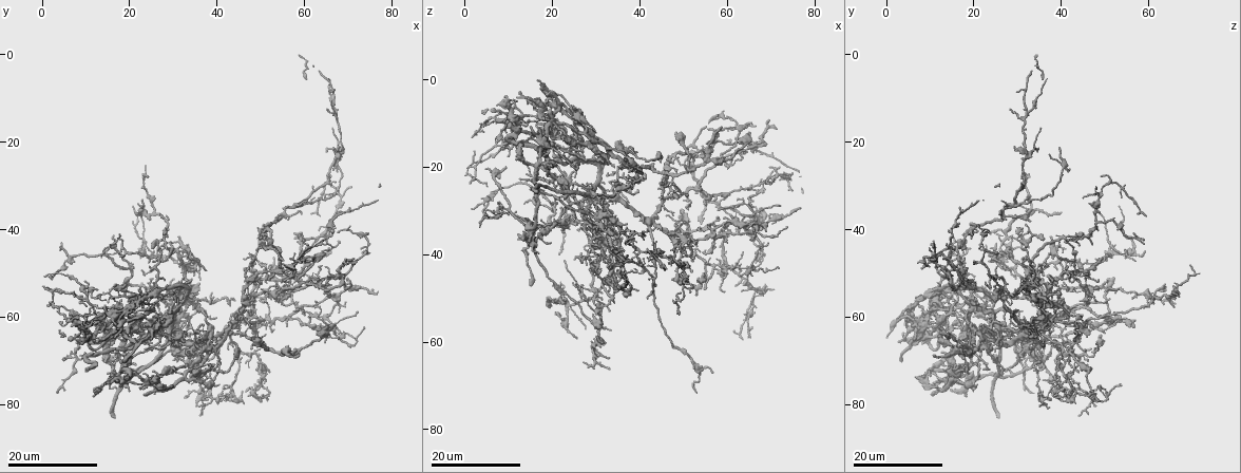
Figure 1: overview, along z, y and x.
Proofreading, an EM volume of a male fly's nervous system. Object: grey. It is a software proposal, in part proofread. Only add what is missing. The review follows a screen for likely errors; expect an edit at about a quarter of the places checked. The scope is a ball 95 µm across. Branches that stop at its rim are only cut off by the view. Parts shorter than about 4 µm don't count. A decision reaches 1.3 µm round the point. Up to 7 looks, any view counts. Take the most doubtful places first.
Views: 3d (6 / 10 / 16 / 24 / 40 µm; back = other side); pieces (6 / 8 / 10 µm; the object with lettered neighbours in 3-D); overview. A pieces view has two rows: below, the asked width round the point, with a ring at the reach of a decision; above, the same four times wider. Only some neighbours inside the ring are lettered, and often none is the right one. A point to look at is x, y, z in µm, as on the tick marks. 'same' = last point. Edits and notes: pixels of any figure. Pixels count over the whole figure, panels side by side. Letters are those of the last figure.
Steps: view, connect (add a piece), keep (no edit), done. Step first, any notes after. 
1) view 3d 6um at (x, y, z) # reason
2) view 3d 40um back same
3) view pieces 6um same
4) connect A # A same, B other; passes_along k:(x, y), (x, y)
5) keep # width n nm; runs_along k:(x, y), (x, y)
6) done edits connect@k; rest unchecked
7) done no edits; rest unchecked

view 3d 24um at (53.0, 46.5, 49.0) # branch stops here

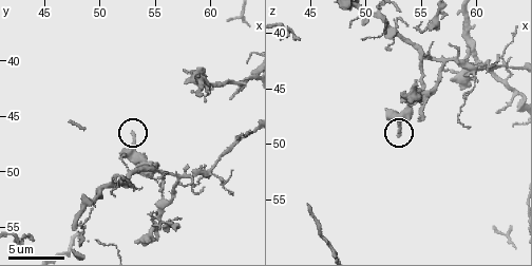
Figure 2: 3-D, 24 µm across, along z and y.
view pieces 10um at (53.0, 46.4, 49.4)

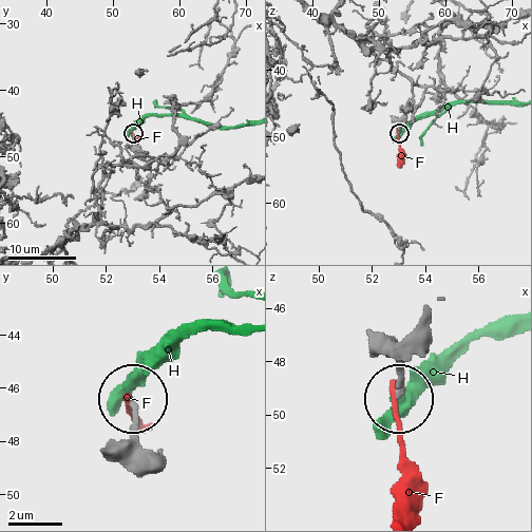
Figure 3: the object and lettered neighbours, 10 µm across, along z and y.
keep # F other, H other; no lettered piece goes on from it

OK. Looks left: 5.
view 3d 16um at (1.0, 57.5, 23.5) # thin end

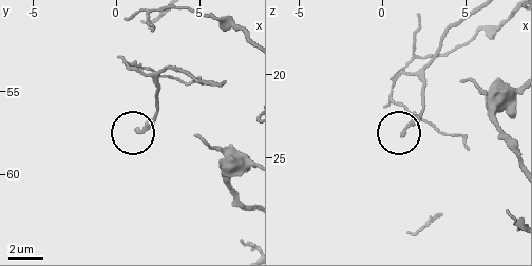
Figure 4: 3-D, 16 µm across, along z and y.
view pieces 10um at (1.2, 57.4, 23.5) # what lies round it

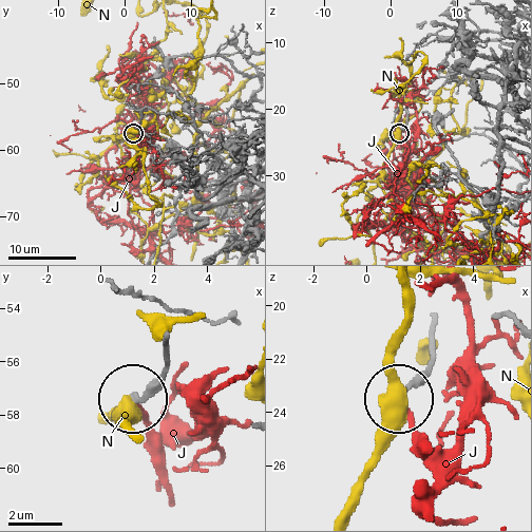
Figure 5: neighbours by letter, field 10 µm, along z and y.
keep # J other, N other; runs_along 5:(169, 346), (167, 366), (135, 400); no lettered piece goes on from it

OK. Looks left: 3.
view 3d 10um at (43.8, 56.2, 40.4) # free end

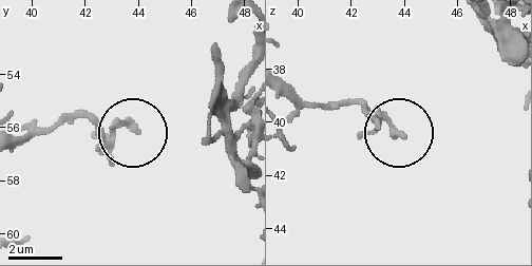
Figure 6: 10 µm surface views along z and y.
view pieces 10um at (43.8, 56.1, 40.4) # see the neighbours

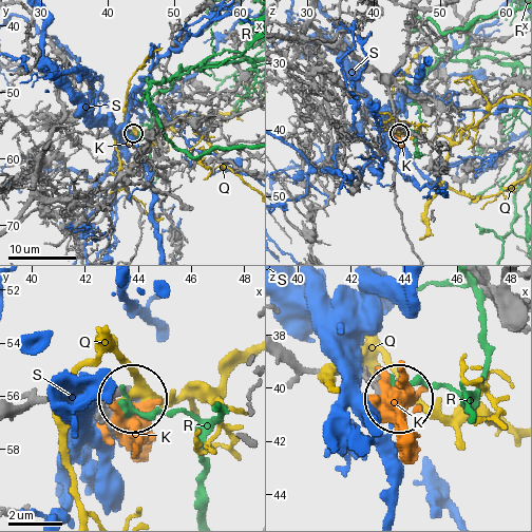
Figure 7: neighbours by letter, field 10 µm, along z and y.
keep # K other, Q other, R other, S other; no lettered piece goes on from it

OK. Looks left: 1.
done no edits; rest unchecked

